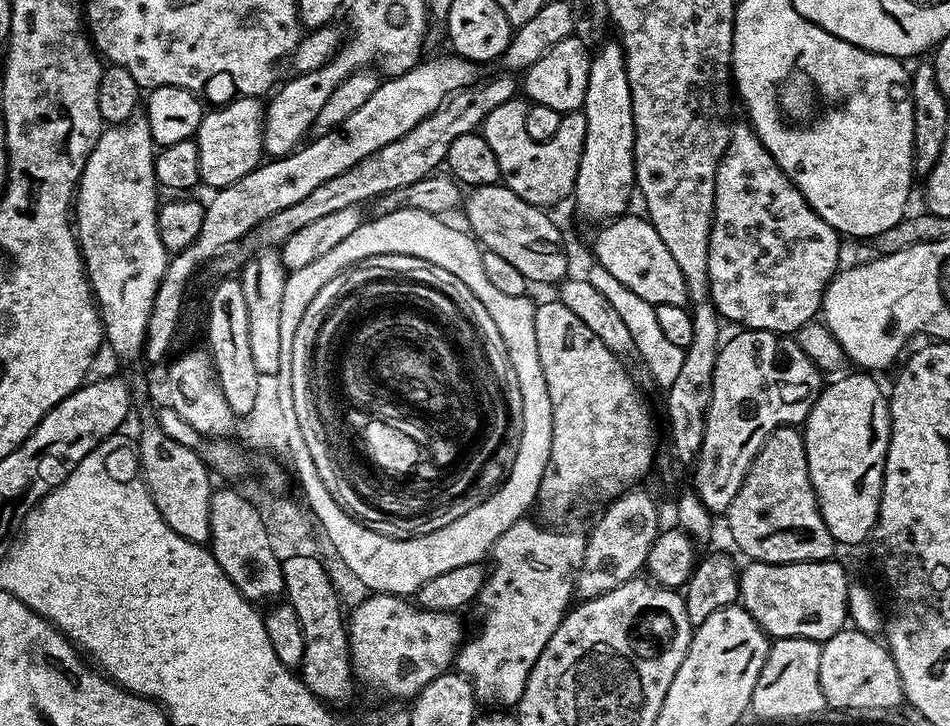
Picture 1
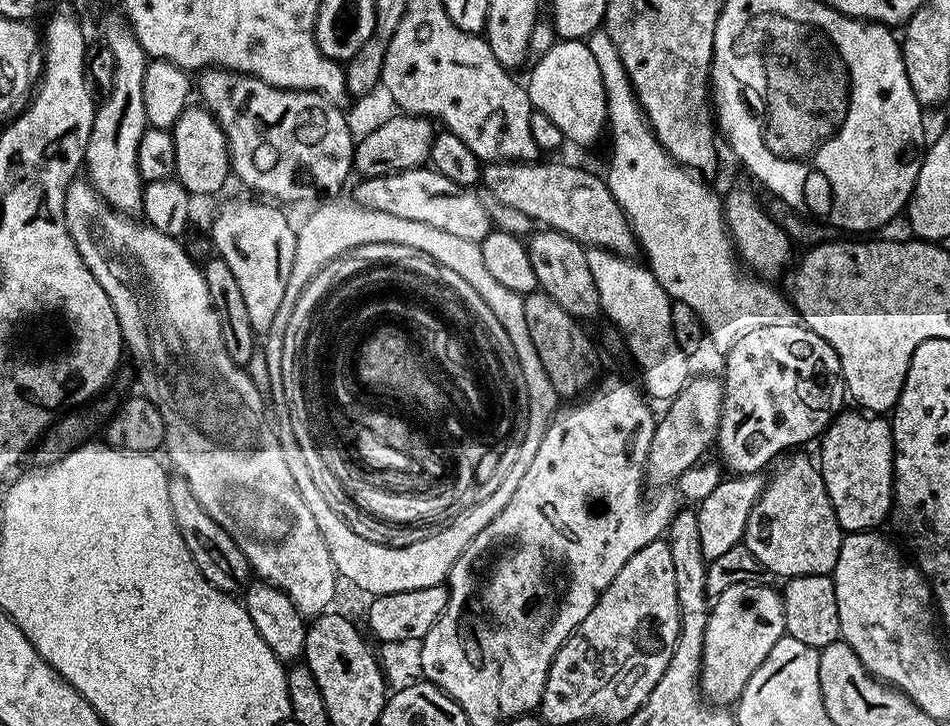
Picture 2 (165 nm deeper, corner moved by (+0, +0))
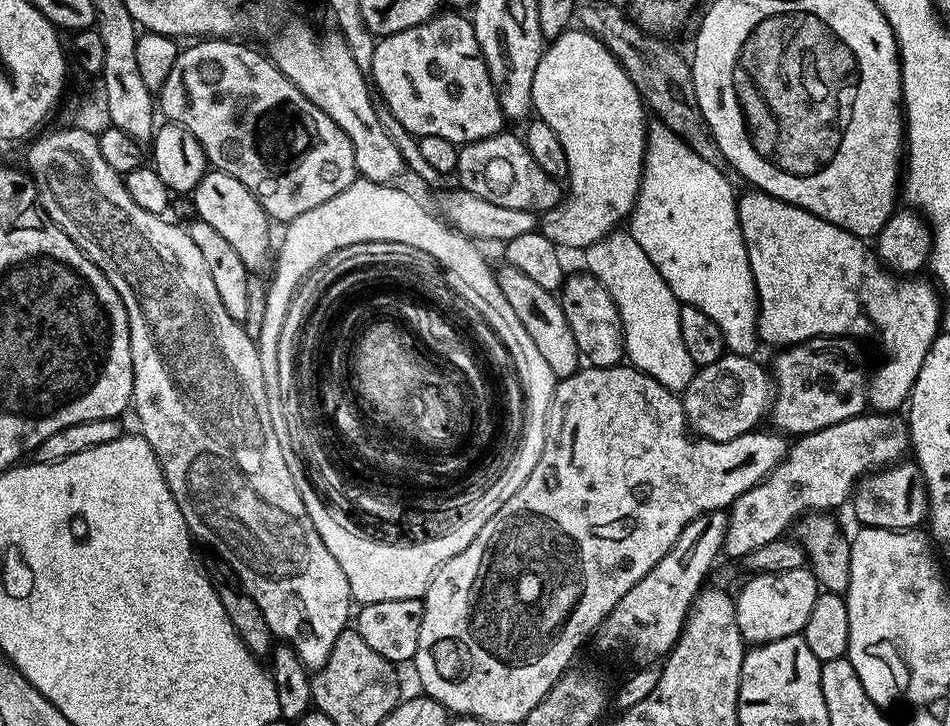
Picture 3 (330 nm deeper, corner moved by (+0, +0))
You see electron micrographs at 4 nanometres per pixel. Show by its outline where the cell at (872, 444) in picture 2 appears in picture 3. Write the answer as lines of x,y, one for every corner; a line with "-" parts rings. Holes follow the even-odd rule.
897,462
868,473
850,497
850,509
866,528
920,528
928,519
928,491
920,467
914,462

